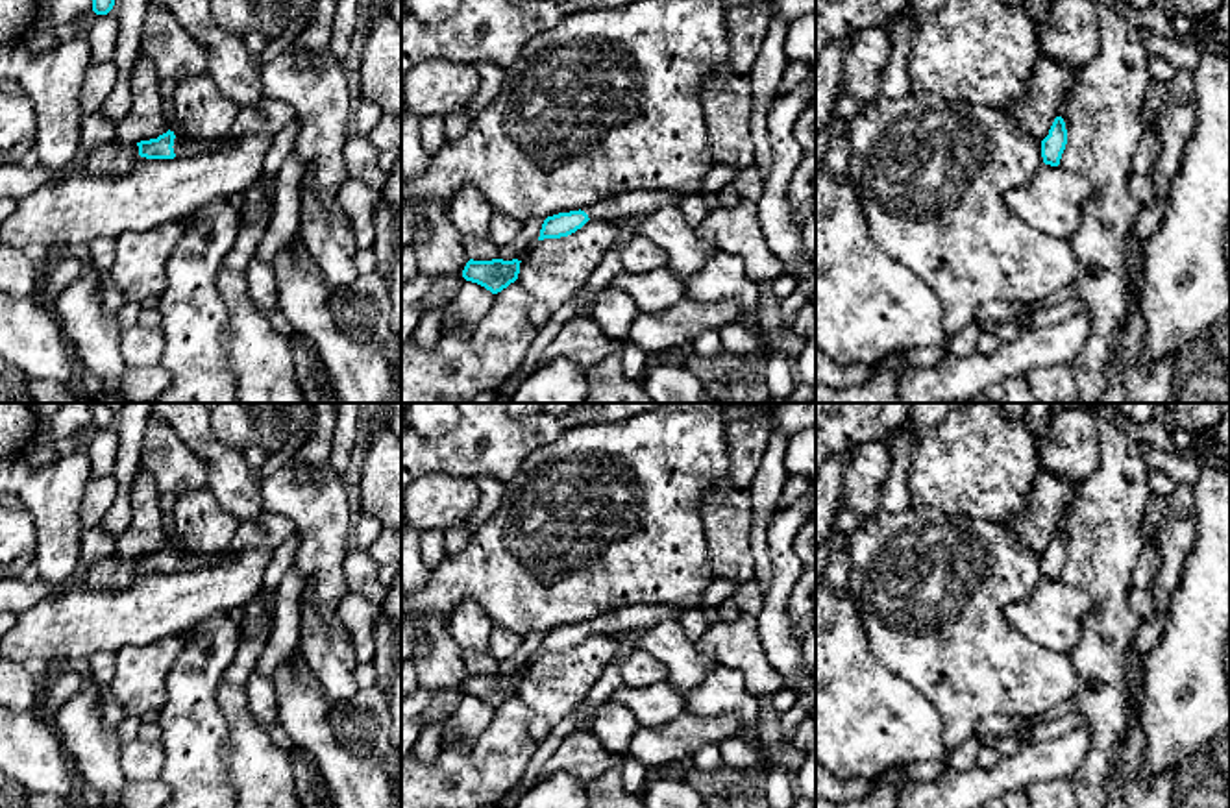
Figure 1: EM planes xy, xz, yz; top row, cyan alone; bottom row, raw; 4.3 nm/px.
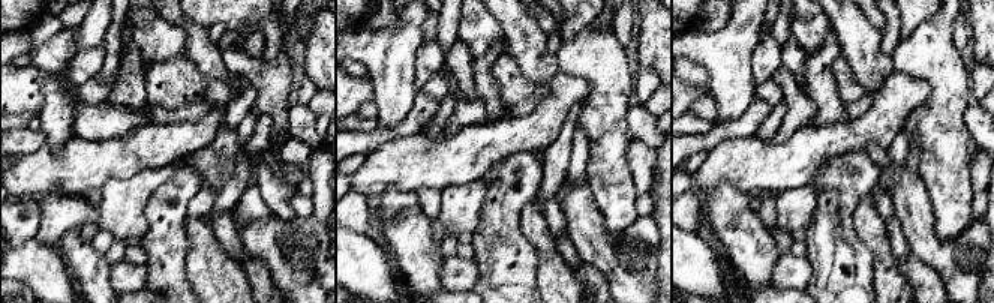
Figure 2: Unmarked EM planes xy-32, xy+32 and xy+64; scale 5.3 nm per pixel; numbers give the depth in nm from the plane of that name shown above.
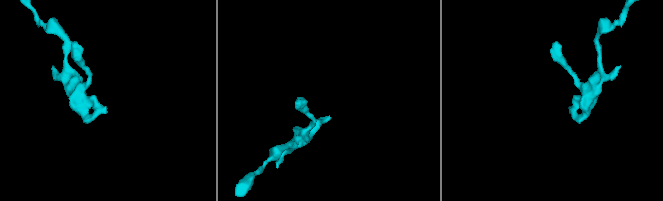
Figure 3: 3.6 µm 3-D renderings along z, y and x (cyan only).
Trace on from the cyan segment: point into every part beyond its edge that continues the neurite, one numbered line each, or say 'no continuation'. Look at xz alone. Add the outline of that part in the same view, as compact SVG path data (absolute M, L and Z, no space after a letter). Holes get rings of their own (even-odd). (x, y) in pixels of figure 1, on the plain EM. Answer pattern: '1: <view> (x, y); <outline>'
1: xz (627, 618); M636 605L636 606L621 606L610 610L607 616L597 616L590 621L583 621L590 634L603 632L610 636L618 636L621 632L638 630L649 627L657 619L675 618L683 614L681 608L666 606L666 605Z

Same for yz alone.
no continuation

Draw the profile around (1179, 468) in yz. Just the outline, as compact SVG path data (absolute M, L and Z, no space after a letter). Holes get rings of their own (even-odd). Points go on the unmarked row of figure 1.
M1139 444L1141 455L1149 471L1162 471L1171 477L1176 484L1195 484L1200 475L1200 464L1169 453L1150 447L1149 444Z

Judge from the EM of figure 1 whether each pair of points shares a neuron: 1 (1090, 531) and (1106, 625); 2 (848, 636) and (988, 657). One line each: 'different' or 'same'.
1: same
2: different

